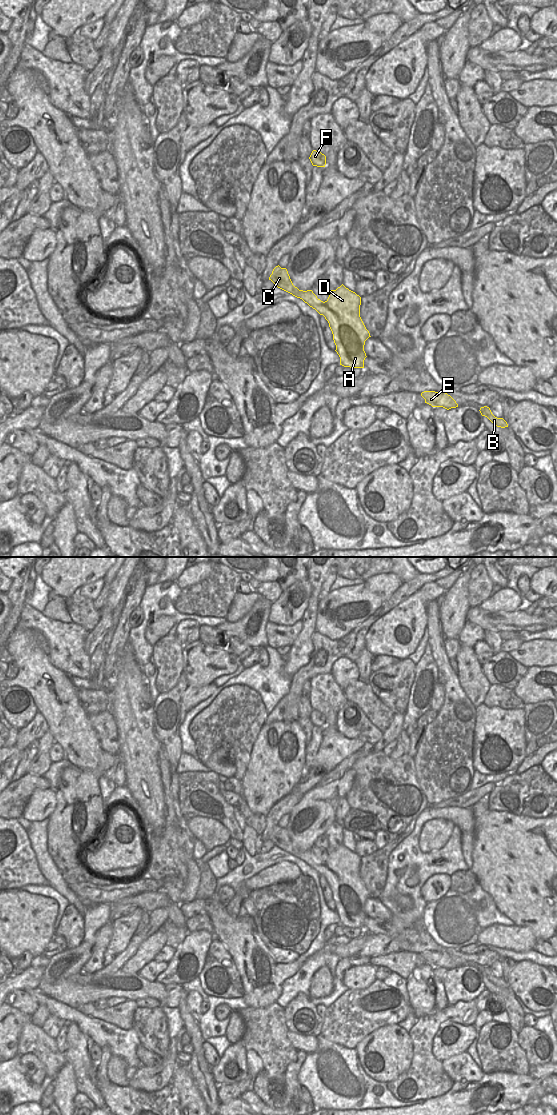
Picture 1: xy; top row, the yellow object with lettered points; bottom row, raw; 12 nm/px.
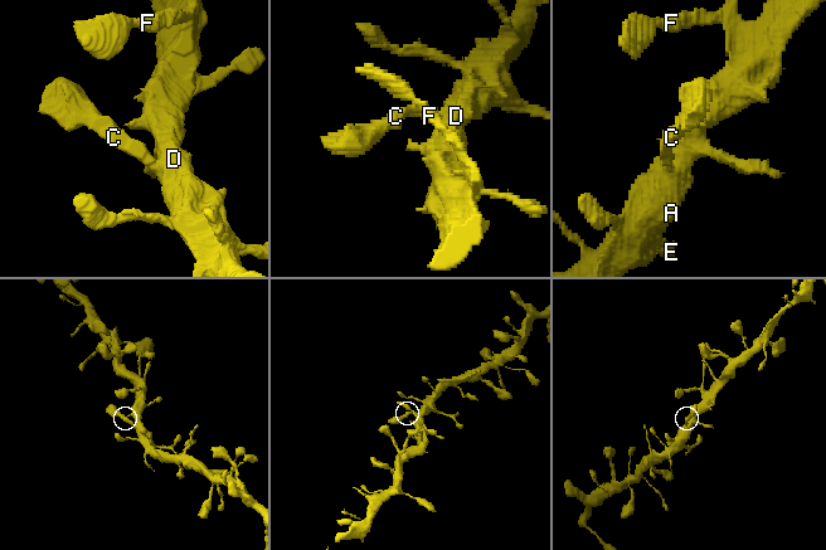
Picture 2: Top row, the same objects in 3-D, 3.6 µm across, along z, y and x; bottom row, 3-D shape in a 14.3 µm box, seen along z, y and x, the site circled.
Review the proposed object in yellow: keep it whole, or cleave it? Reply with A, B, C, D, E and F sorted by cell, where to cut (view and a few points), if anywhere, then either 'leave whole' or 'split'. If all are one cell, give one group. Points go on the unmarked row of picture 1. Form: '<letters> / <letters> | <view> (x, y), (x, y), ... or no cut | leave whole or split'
A B C D E F | no cut | leave whole

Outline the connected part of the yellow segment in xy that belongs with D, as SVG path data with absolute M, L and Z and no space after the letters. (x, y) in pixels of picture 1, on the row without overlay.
M276 826L269 837L275 846L302 859L323 875L329 883L340 917L340 925L350 928L364 928L367 917L365 901L371 897L360 877L361 857L343 844L336 850L329 850L328 859L323 862L312 850L299 850L290 839L286 828Z

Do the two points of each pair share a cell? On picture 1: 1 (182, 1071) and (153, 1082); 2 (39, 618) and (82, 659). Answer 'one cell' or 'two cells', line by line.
1: two cells
2: one cell

